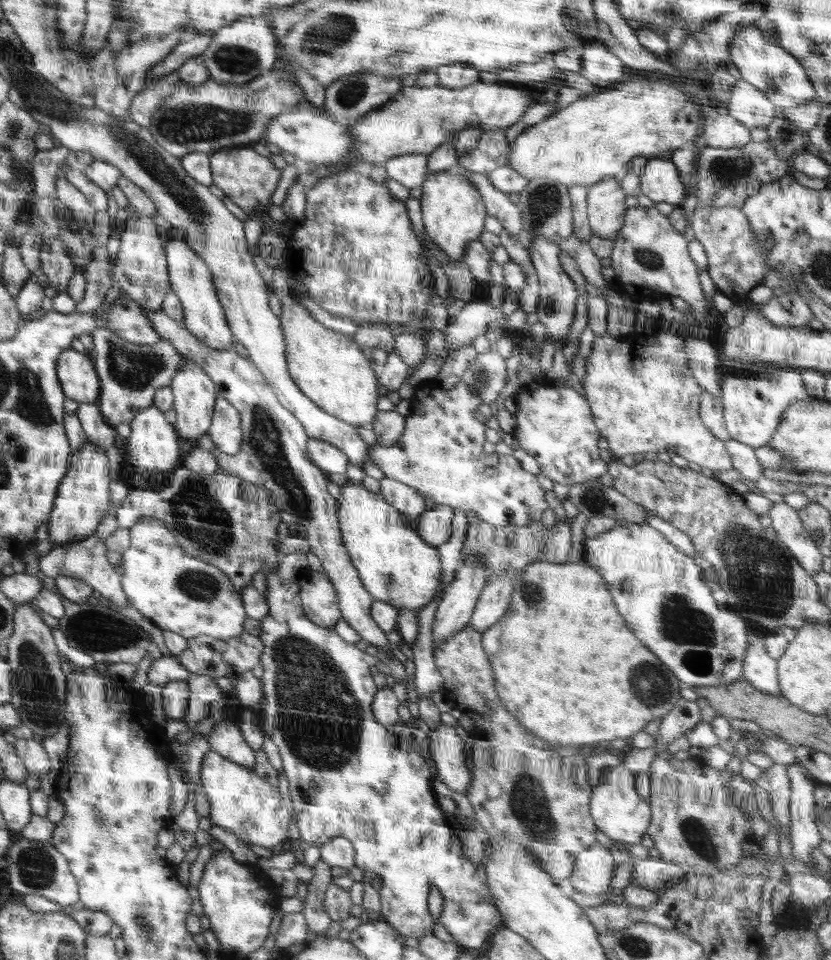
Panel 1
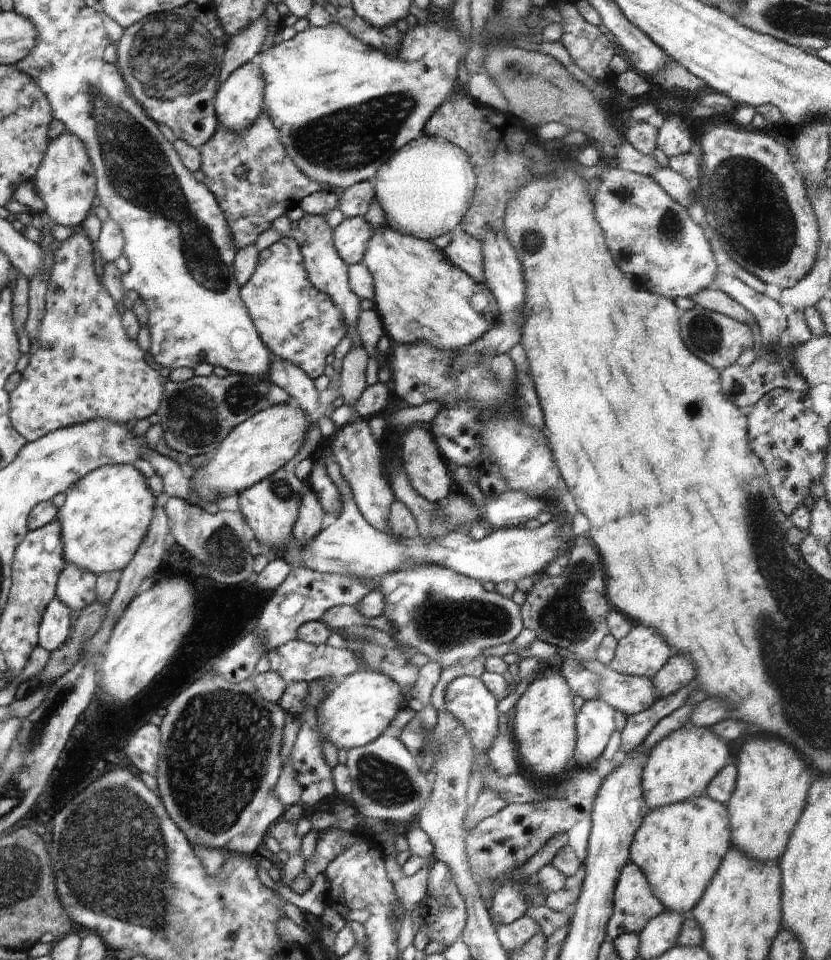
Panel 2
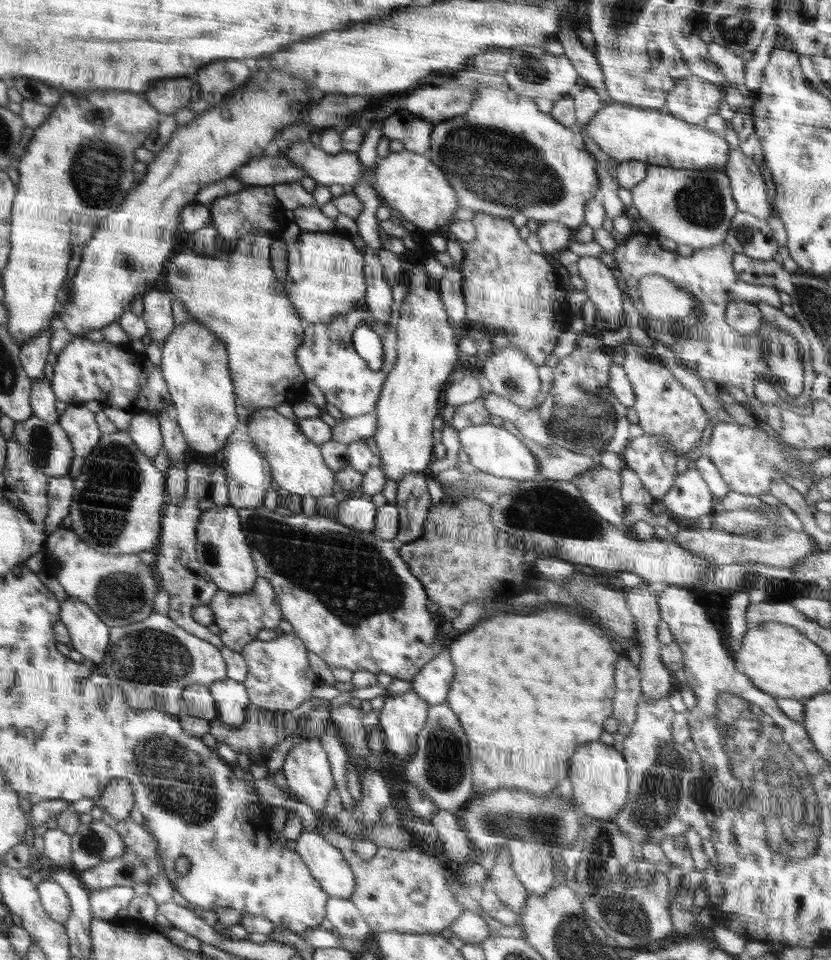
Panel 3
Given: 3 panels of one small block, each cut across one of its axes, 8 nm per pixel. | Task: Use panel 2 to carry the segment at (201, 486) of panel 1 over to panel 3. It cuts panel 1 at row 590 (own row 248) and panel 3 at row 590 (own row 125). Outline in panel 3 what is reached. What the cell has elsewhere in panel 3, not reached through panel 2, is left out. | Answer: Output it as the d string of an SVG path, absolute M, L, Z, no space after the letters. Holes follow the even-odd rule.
M260 577L254 582L252 590L242 596L230 596L228 592L218 590L210 600L208 608L212 609L212 613L214 613L213 624L220 629L219 638L223 645L239 653L242 652L244 645L257 639L261 630L273 630L283 620L280 602L274 594L274 588L267 580Z

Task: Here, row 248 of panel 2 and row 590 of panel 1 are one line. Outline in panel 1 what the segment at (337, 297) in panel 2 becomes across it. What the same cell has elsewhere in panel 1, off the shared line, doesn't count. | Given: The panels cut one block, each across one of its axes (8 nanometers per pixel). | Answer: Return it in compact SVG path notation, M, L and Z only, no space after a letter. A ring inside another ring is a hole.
M324 573L299 578L299 595L306 618L322 628L333 628L342 620L337 594L331 580Z

